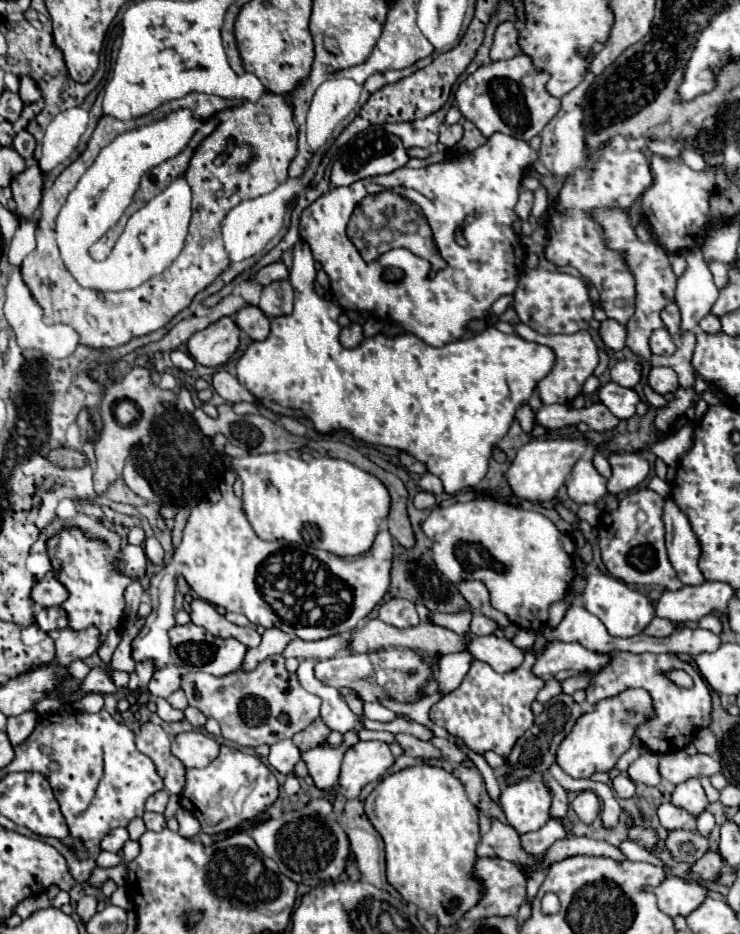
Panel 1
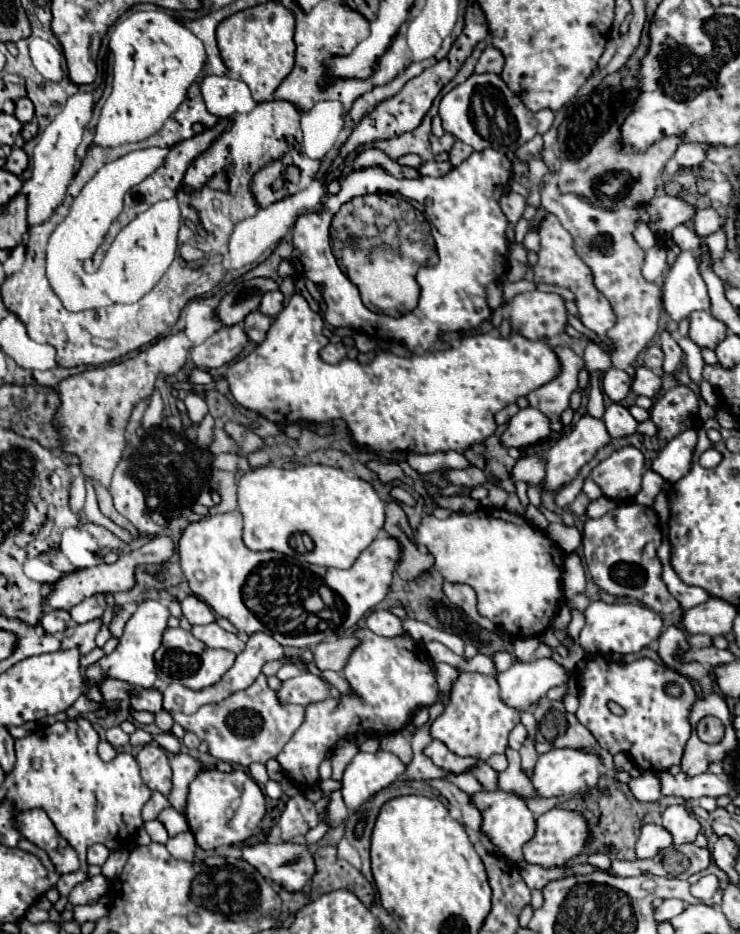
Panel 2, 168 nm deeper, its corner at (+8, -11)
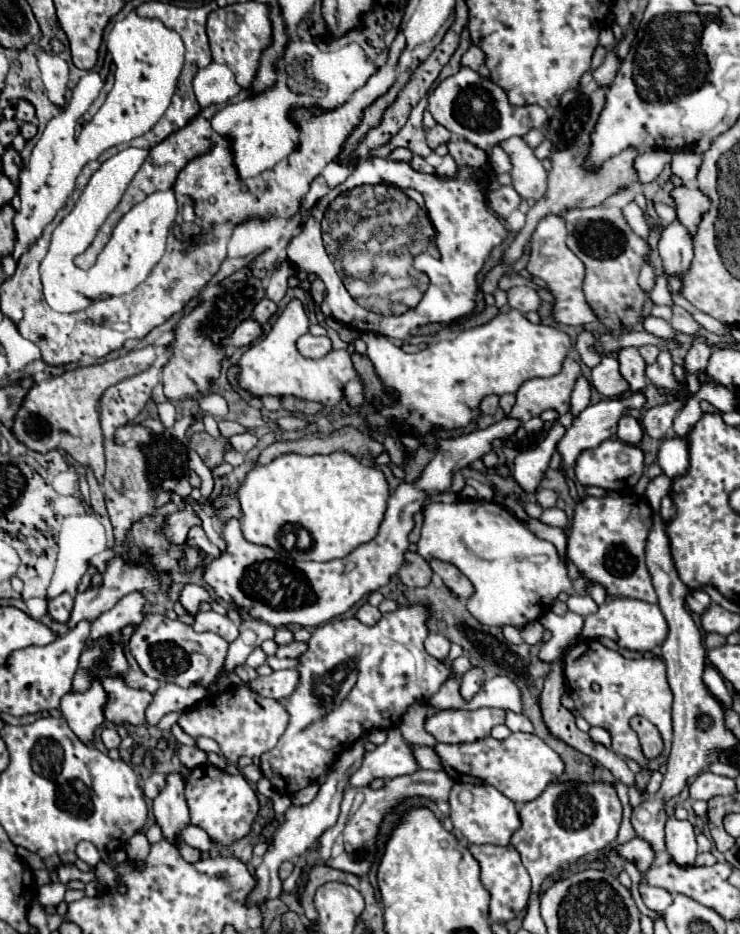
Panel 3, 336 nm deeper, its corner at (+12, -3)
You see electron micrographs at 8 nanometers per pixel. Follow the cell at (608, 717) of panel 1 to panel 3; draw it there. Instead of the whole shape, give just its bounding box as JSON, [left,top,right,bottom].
[436,732,564,804]

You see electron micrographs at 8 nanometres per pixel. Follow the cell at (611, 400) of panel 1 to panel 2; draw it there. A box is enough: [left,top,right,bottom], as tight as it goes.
[604,404,638,438]

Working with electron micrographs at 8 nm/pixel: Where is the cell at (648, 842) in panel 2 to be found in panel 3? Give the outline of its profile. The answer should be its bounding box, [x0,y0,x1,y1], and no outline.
[614,838,656,872]

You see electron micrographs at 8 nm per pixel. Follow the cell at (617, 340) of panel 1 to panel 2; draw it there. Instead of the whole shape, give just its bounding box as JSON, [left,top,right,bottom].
[584,342,612,374]

